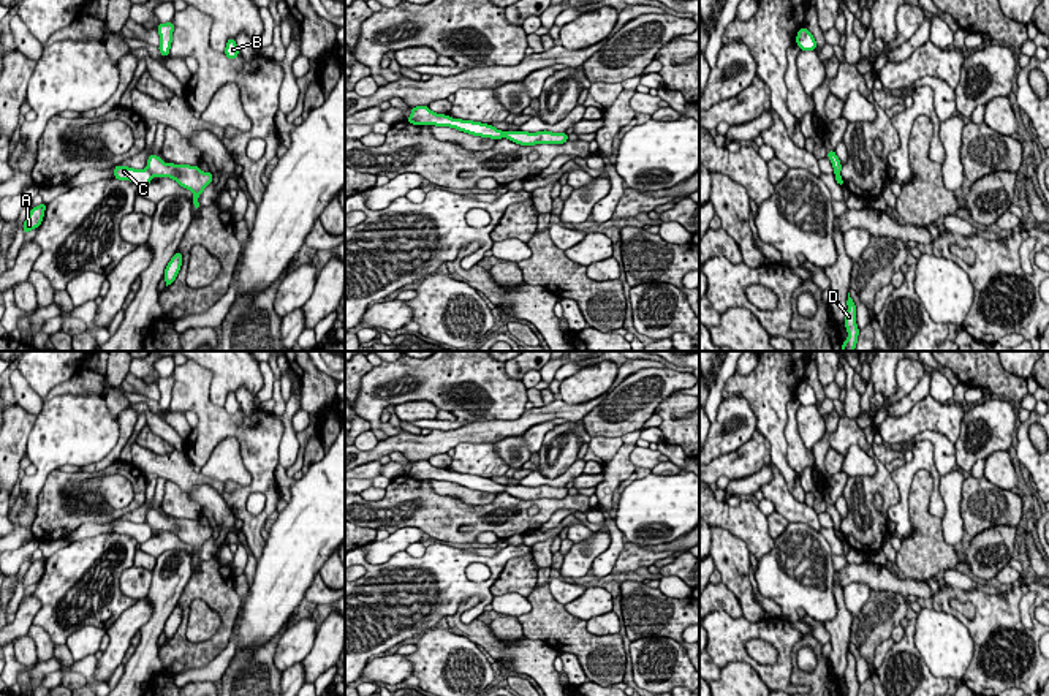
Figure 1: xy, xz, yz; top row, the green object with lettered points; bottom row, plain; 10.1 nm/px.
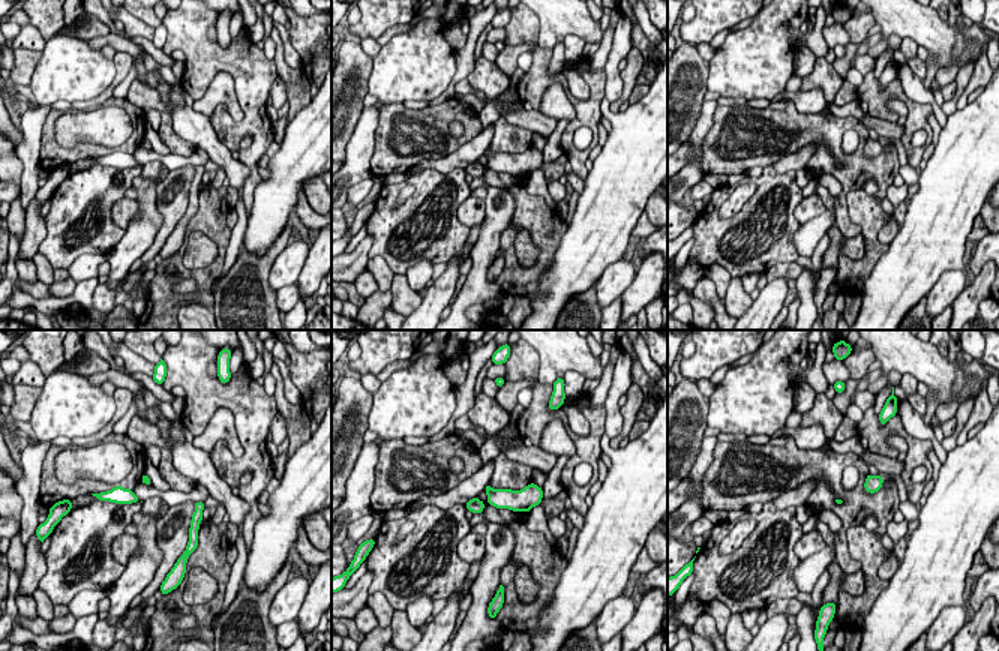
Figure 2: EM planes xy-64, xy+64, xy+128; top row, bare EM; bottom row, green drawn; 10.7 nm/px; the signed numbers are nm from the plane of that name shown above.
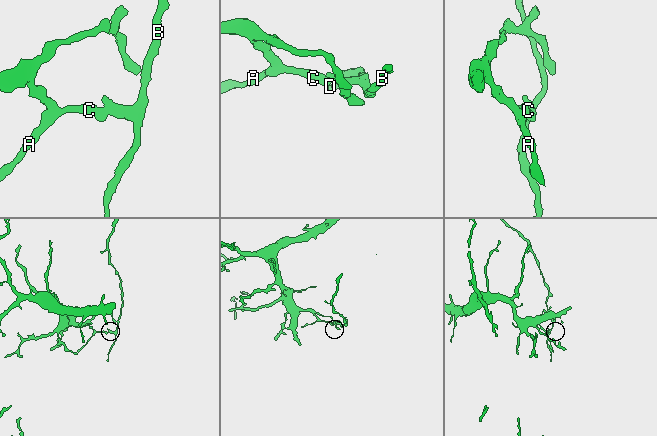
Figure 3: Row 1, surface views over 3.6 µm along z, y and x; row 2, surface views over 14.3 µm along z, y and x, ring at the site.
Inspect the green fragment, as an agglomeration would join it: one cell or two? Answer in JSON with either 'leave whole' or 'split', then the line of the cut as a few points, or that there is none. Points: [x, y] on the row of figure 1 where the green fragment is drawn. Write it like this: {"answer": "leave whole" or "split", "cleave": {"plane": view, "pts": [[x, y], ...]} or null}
{"answer": "split", "cleave": {"plane": "xy", "pts": [[146, 168], [152, 176]]}}

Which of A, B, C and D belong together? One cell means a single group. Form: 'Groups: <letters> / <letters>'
Groups: A C / B D

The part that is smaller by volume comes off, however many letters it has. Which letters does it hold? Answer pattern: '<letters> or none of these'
B, D

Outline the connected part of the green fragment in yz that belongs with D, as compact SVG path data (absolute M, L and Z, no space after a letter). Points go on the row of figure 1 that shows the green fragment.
M848 293L846 305L848 305L848 310L846 310L843 324L846 327L848 339L843 340L842 351L854 351L856 343L858 343L859 329L856 324L856 304L850 297L850 293Z

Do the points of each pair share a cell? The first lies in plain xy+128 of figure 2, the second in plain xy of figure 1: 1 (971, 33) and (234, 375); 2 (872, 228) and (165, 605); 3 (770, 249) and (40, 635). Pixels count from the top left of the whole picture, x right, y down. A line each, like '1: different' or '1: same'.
1: same
2: different
3: different

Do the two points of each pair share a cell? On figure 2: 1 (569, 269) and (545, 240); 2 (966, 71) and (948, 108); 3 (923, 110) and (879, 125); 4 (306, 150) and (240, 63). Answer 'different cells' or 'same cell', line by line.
1: different cells
2: same cell
3: different cells
4: different cells

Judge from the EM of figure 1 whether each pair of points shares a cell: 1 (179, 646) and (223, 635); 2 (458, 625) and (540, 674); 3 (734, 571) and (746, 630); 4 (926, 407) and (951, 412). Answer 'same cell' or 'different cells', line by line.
1: same cell
2: same cell
3: different cells
4: same cell

